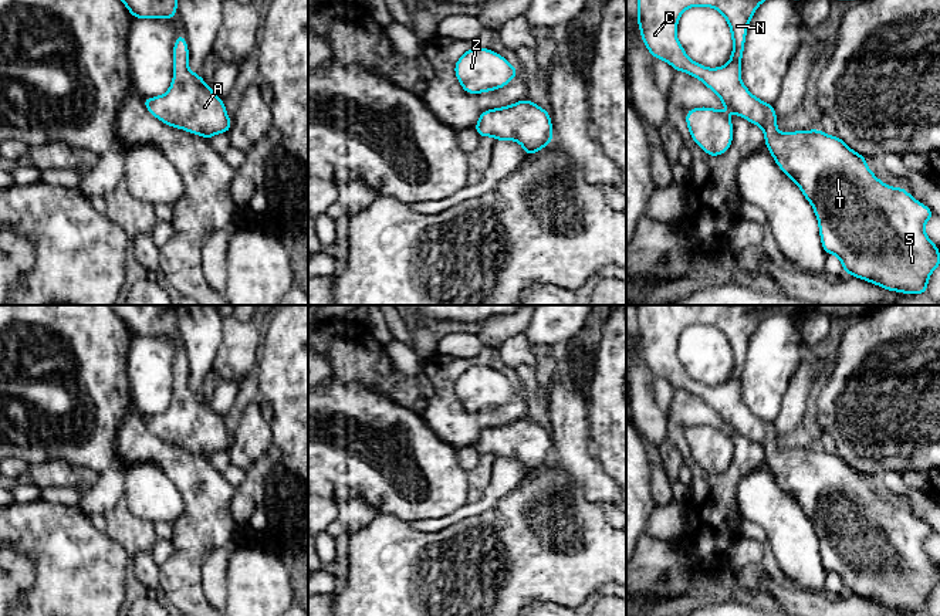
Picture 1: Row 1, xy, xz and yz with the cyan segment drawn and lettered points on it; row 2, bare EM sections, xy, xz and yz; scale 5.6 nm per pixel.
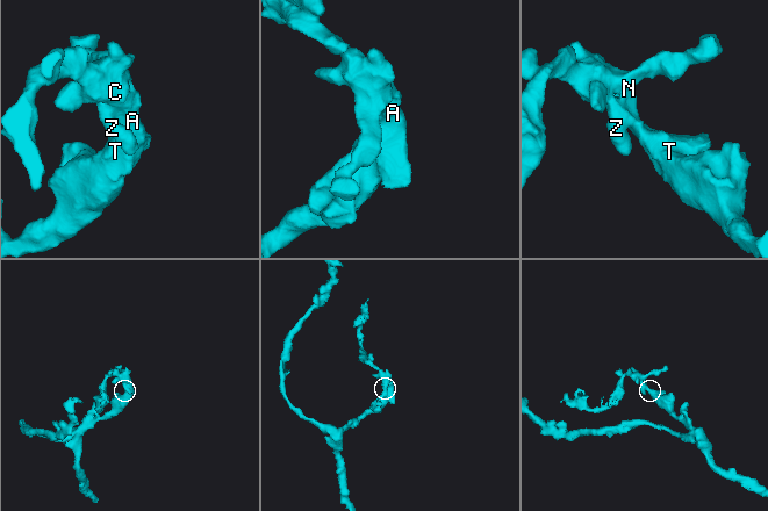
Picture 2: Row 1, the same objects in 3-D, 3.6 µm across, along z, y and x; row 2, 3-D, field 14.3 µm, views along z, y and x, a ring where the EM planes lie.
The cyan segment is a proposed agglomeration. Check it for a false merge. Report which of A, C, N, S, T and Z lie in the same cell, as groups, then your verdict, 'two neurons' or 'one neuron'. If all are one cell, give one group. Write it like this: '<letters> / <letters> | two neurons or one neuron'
A C N S T Z | one neuron

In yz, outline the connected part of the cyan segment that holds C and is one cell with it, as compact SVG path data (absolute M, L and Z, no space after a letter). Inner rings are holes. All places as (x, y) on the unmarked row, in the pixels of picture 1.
M636 305L638 309L638 342L646 366L656 378L665 378L674 389L683 389L700 397L714 409L724 424L733 431L758 443L765 456L765 464L777 480L778 485L801 507L811 521L818 537L819 554L824 569L835 572L845 592L876 602L885 607L903 612L926 612L929 596L934 586L940 585L940 568L924 551L924 542L934 532L923 521L917 519L906 507L892 505L880 500L866 483L868 475L852 468L839 454L831 454L822 449L795 449L781 451L777 447L775 426L754 414L740 396L741 375L744 369L747 345L757 325L772 314L789 314L799 319L809 311L819 309L839 318L858 318L863 305ZM690 325L713 325L727 338L733 356L730 379L718 386L707 386L690 378L676 355L679 335Z

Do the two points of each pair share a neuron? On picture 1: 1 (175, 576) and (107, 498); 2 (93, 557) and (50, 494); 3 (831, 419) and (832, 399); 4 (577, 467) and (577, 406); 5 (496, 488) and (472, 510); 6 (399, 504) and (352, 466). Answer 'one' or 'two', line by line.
1: two
2: two
3: one
4: one
5: one
6: one

